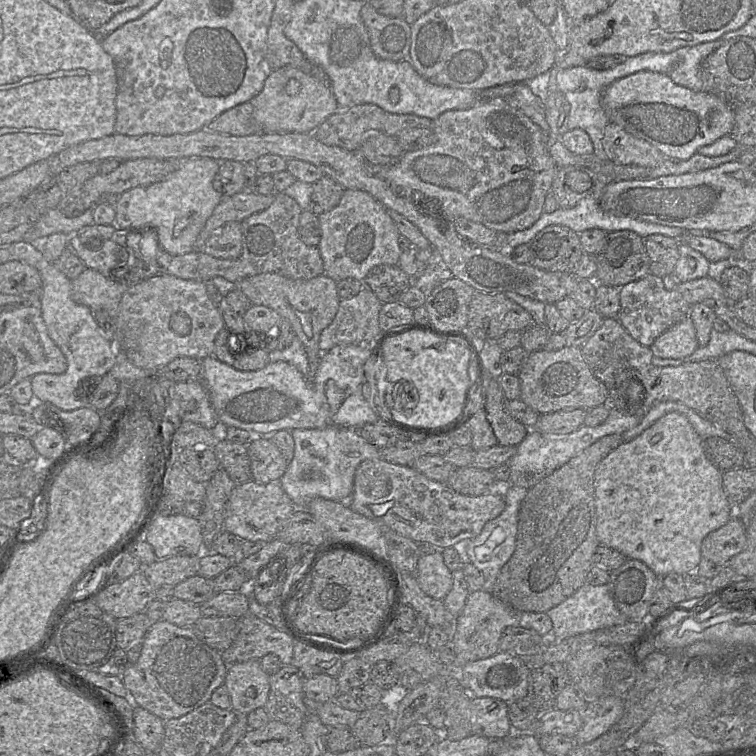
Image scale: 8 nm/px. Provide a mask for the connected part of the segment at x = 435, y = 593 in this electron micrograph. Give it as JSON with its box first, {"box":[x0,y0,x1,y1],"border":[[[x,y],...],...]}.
{"box":[415,550,453,601],"border":[[[442,550],[420,555],[415,578],[426,595],[442,601],[451,590],[452,577],[453,572],[444,564]]]}

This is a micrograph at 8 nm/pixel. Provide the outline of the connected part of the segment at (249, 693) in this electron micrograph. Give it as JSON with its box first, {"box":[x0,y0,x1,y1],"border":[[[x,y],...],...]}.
{"box":[224,659,270,715],"border":[[[260,659],[236,662],[228,667],[224,685],[227,688],[232,709],[238,715],[248,715],[251,711],[264,707],[270,691],[270,675],[261,667]]]}

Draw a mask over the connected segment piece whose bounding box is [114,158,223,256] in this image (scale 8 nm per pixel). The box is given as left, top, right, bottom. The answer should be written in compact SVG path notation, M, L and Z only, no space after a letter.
M188 158L177 161L175 169L164 181L148 186L136 187L119 195L116 203L115 226L121 230L147 229L155 232L160 248L166 253L178 256L195 249L196 240L215 207L223 196L213 187L220 162L211 158Z

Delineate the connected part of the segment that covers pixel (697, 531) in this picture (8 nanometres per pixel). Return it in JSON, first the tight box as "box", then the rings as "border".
{"box":[594,412,735,576],"border":[[[670,412],[658,419],[640,435],[630,441],[622,442],[617,448],[605,456],[594,471],[595,528],[599,543],[617,550],[626,558],[642,561],[658,576],[665,576],[671,572],[681,575],[688,572],[695,572],[700,562],[703,539],[710,532],[725,525],[733,516],[735,508],[724,489],[722,483],[723,472],[708,459],[703,448],[703,441],[704,439],[696,433],[693,426],[684,415],[677,412]]]}

